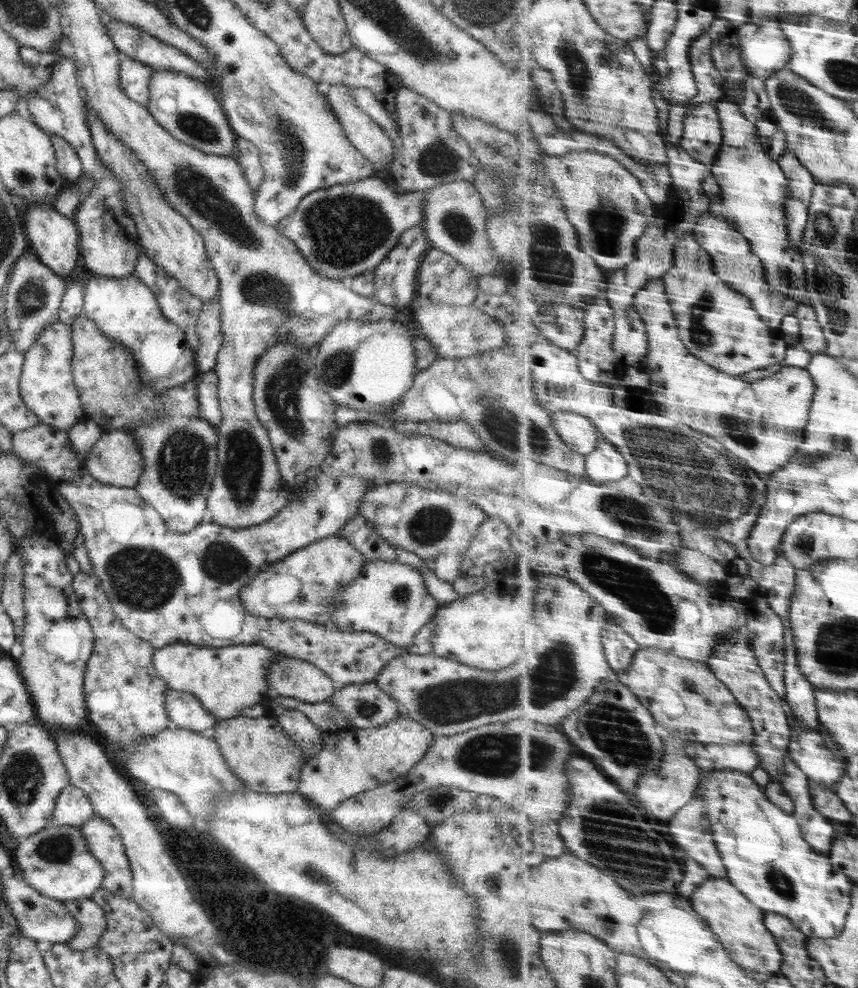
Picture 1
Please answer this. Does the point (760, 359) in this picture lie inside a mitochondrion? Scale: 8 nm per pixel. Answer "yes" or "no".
no

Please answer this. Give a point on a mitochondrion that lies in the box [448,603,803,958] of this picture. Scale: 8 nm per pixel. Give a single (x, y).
(639, 869)

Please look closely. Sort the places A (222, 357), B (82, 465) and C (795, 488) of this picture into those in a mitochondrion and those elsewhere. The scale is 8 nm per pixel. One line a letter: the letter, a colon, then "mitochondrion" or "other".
A: other
B: other
C: mitochondrion

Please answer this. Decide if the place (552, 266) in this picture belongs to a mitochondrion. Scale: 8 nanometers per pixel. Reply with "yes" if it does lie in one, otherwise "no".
yes

